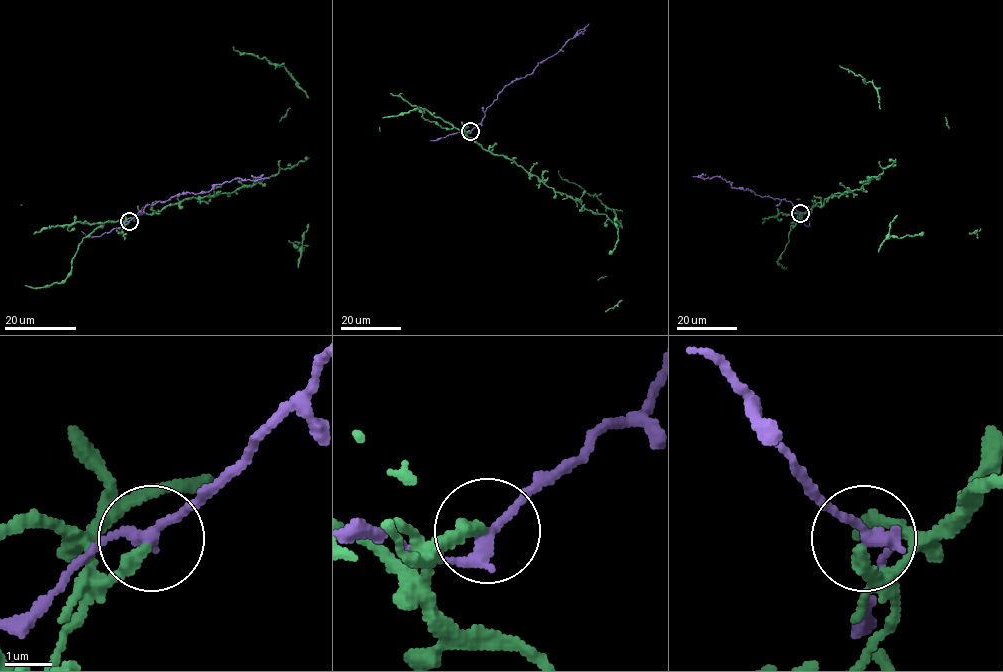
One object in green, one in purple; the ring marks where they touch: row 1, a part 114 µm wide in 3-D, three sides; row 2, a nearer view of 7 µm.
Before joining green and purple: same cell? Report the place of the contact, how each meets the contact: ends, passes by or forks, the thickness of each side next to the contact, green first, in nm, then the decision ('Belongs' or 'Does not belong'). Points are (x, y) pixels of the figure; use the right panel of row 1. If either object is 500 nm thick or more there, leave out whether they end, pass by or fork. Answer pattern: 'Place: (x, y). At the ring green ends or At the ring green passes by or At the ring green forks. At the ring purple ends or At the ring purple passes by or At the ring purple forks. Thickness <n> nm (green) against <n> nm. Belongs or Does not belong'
Place: (800, 213). At the ring green ends. At the ring purple passes by. Thickness 260 nm (green) against 280 nm. Does not belong

